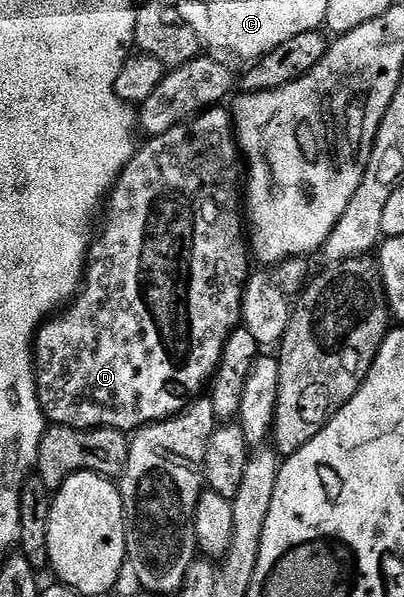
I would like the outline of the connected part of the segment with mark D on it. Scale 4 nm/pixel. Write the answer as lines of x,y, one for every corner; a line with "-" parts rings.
221,105
210,107
208,111
194,115
167,129
167,133
154,135
145,142
149,143
140,144
132,161
121,172
104,208
105,224
101,231
99,227
99,234
89,248
87,270
83,275
84,286
68,304
67,310
42,323
35,336
40,354
42,351
49,355
49,364
46,365
45,372
42,370
39,375
41,405
45,409
46,420
59,427
74,427
84,431
92,431
95,427
113,427
116,431
132,433
148,423
162,423
164,419
181,414
192,400
204,392
201,390
204,389
205,382
218,374
223,356
231,343
229,334
242,322
241,302
251,274
251,251
247,246
247,231
243,226
243,191
242,188
241,191
237,188
243,183
243,156
237,146
232,114

